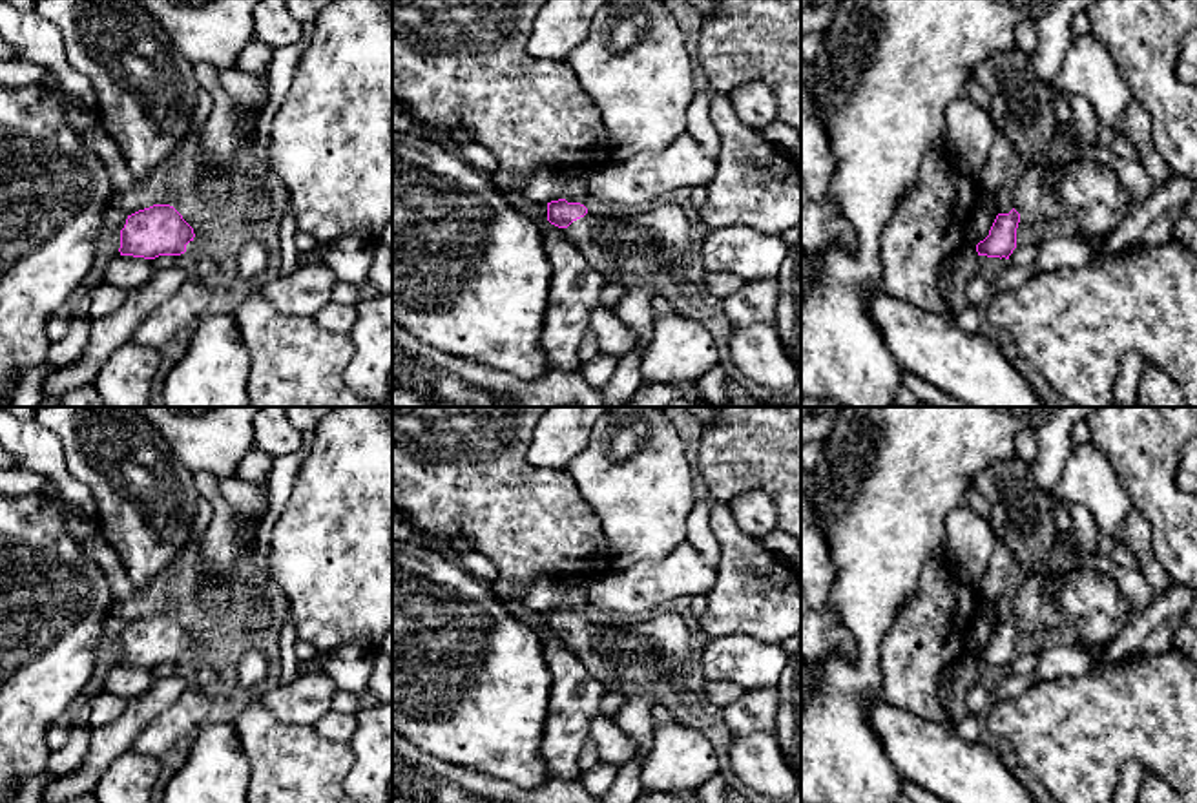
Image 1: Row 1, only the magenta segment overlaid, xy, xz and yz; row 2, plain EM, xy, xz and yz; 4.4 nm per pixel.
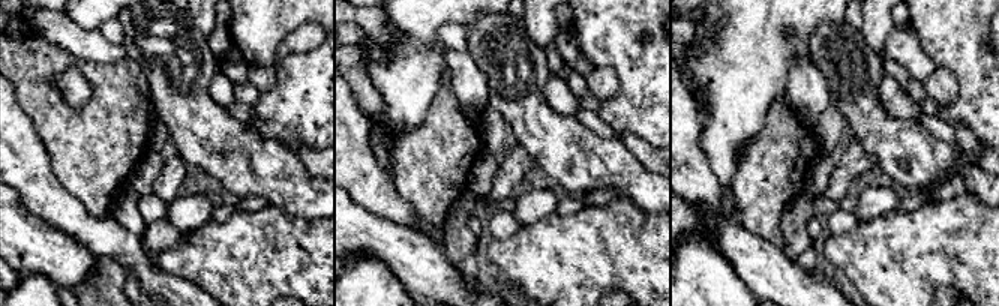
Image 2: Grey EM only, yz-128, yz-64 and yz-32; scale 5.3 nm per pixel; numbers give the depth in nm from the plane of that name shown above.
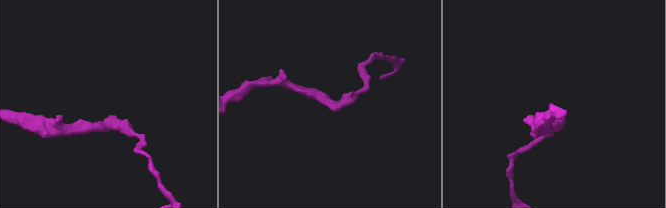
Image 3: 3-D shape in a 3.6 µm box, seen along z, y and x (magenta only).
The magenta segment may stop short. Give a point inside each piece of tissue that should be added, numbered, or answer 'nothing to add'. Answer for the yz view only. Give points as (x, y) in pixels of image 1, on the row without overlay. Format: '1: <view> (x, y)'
1: yz (1035, 614)

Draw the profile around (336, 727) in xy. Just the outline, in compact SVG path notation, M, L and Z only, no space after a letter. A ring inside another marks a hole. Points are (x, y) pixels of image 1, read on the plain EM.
M330 710L314 725L314 730L328 741L349 743L354 735L354 714Z

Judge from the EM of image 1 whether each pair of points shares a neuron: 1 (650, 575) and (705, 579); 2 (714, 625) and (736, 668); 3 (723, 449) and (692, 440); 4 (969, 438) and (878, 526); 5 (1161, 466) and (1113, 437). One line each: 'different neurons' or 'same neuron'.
1: same neuron
2: different neurons
3: different neurons
4: same neuron
5: same neuron

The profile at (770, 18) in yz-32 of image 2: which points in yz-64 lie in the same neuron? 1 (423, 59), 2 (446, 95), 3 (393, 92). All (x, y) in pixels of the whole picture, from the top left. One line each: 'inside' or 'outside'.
1: inside
2: outside
3: inside

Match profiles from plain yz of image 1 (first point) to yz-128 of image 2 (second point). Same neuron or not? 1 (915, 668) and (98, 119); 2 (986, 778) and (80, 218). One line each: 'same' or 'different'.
1: same
2: different

